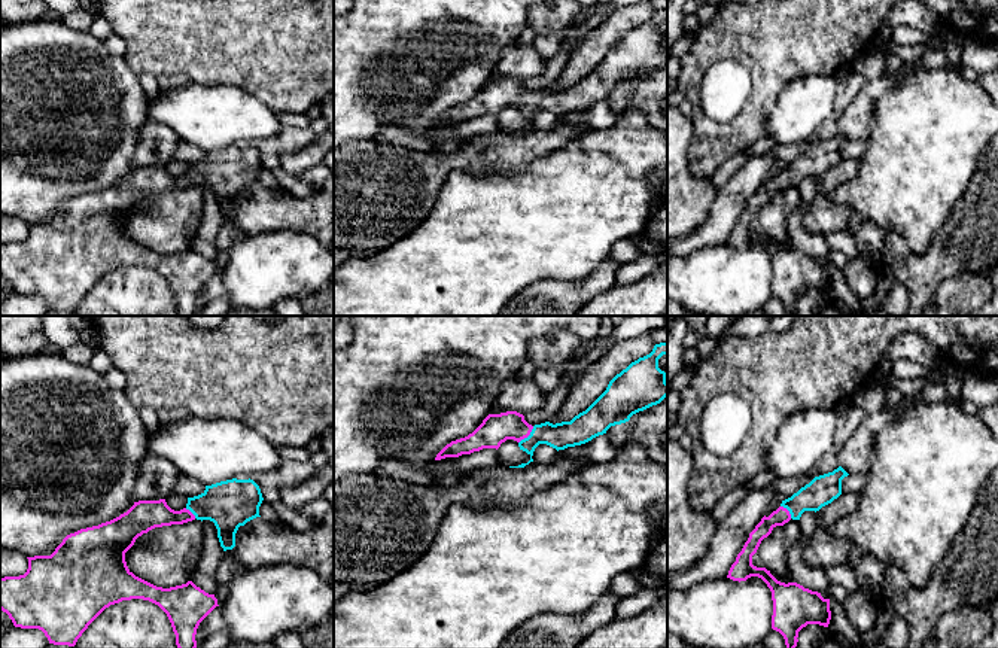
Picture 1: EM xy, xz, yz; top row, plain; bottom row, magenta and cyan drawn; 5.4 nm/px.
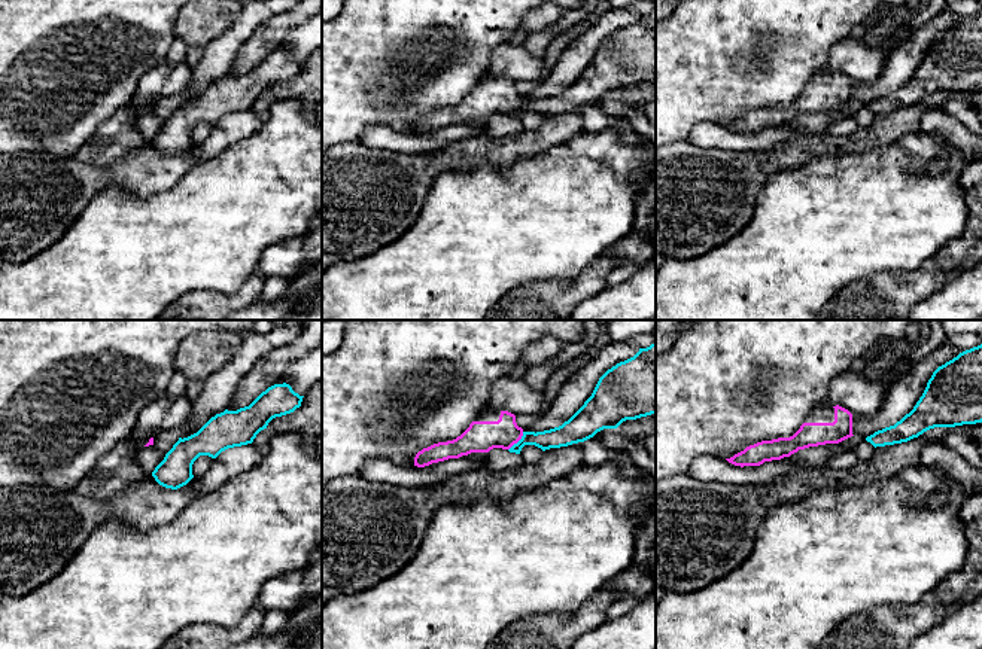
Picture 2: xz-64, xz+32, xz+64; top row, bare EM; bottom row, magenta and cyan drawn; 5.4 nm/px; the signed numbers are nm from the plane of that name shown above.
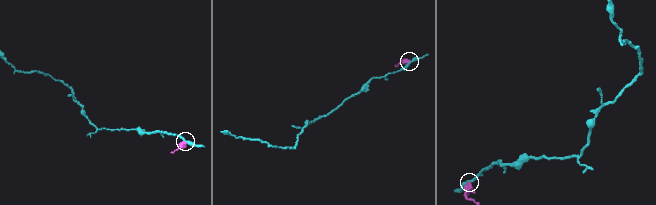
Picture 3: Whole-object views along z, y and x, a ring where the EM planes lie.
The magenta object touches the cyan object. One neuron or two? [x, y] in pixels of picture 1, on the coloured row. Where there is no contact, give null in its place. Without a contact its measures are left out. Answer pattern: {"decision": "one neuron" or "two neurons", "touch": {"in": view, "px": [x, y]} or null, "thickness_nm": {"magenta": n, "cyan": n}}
{"decision": "one neuron", "touch": {"in": "xz", "px": [528, 435]}, "thickness_nm": {"magenta": 160, "cyan": 140}}

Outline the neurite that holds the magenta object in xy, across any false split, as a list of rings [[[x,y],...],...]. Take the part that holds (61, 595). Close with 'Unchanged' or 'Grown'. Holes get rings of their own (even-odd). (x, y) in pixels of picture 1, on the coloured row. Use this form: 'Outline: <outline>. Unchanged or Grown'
Outline: [[[226,480],[212,486],[194,498],[188,498],[183,509],[171,509],[165,499],[139,501],[119,517],[98,526],[67,535],[51,556],[28,559],[28,569],[19,576],[0,578],[0,609],[9,615],[15,627],[39,629],[49,644],[74,647],[88,626],[110,605],[122,600],[143,599],[158,605],[168,617],[176,635],[177,648],[197,648],[197,629],[216,608],[217,599],[192,581],[162,588],[136,576],[127,566],[125,553],[136,539],[155,527],[183,524],[192,520],[210,520],[217,529],[223,551],[235,547],[240,526],[261,517],[264,498],[253,480]]]. Grown

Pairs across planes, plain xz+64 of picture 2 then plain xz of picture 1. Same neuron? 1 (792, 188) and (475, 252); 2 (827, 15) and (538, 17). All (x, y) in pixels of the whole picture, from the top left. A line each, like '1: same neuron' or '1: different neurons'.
1: same neuron
2: different neurons

